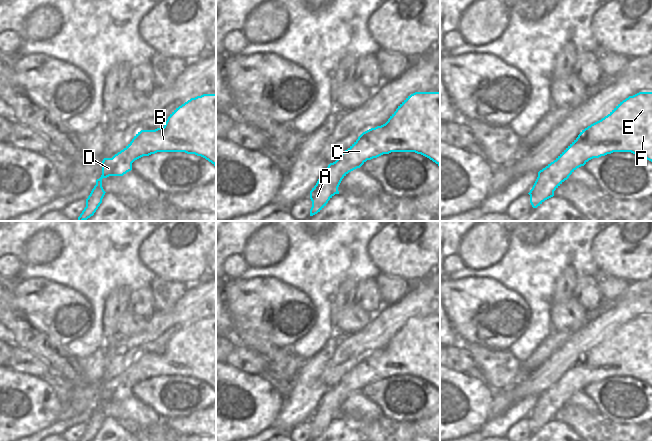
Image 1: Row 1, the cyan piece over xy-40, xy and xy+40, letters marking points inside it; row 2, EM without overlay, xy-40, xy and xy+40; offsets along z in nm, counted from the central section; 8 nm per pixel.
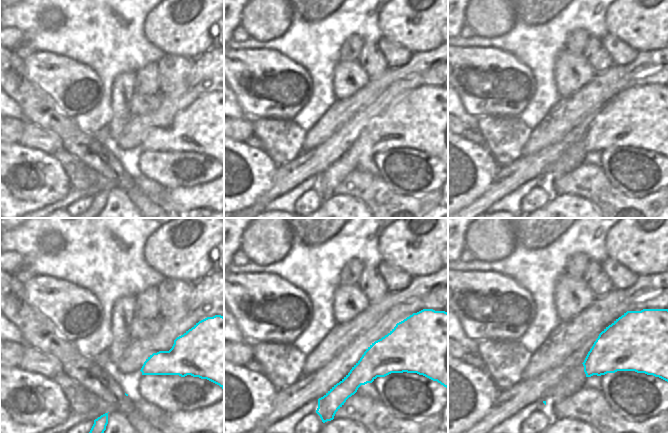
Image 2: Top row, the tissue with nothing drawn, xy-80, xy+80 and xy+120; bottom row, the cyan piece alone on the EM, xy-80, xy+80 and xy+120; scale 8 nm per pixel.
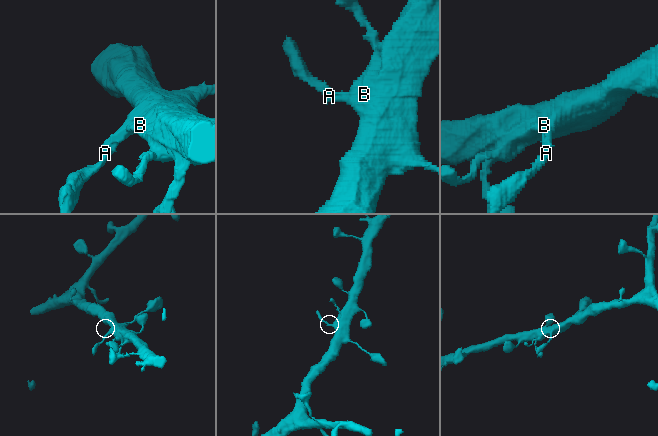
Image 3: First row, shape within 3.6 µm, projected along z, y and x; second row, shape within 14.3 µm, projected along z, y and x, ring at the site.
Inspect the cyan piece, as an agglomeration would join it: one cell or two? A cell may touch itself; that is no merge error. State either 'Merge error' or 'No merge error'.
No merge error.

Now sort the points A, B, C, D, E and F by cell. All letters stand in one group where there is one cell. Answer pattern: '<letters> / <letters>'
A B C D E F

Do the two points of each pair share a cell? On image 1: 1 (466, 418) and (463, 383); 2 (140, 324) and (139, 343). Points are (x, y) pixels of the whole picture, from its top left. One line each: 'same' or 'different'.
1: same
2: different

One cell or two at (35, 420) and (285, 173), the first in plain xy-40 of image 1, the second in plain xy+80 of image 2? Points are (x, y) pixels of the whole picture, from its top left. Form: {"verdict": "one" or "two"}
{"verdict": "two"}

